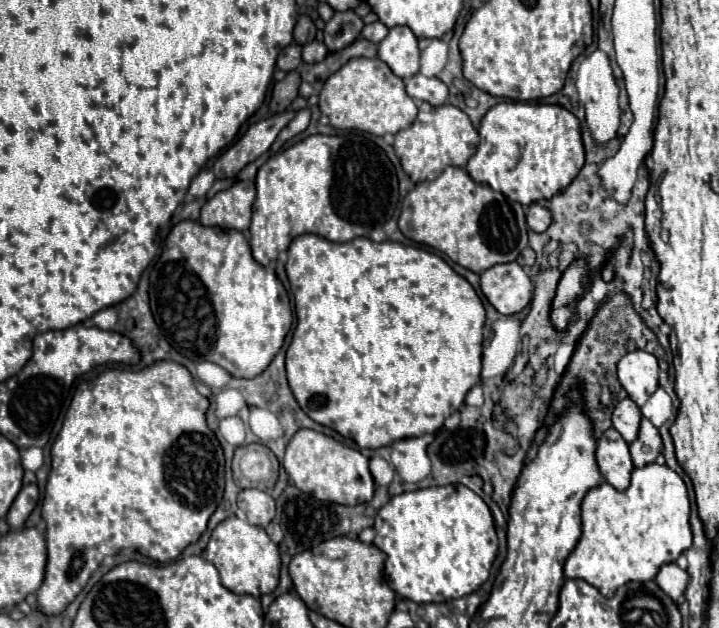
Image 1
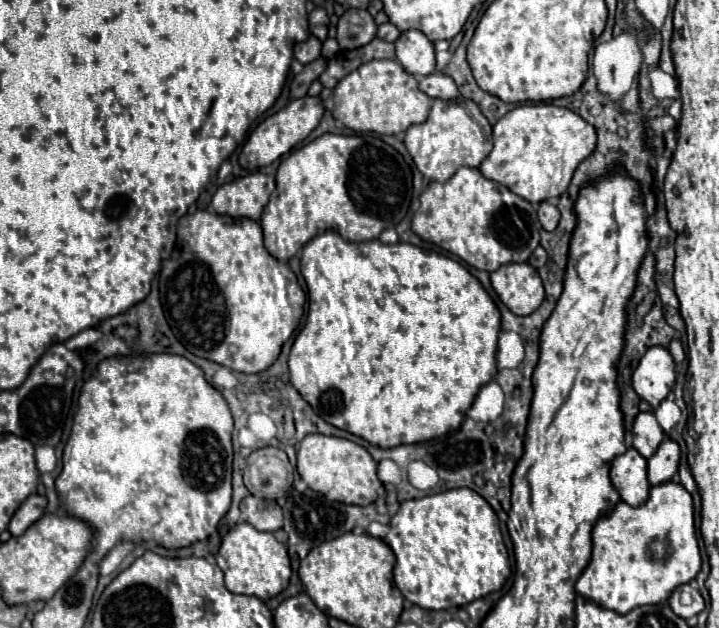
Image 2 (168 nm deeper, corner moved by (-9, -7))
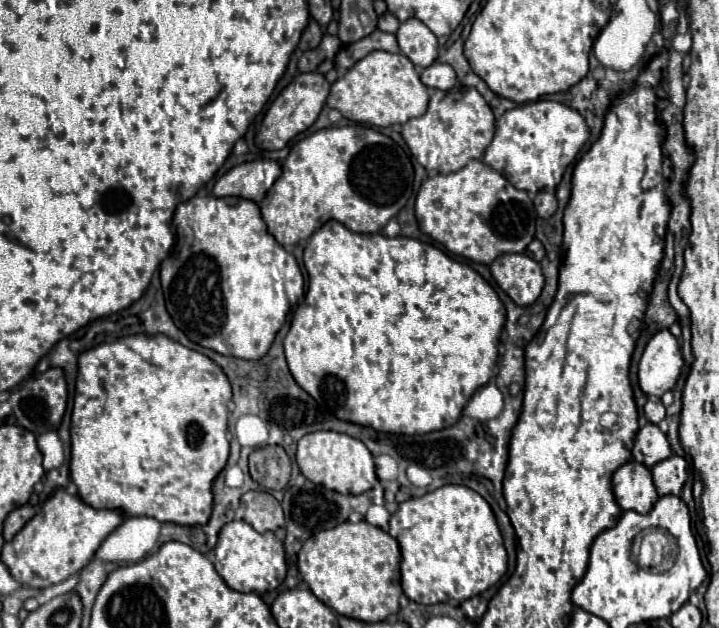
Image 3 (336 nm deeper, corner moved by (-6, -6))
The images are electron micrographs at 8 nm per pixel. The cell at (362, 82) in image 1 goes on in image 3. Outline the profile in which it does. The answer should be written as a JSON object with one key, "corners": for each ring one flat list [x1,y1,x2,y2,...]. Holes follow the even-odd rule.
{"corners":[[383,50,367,54,347,70,347,74,331,86,331,94,327,98,327,106,339,110,343,118,379,128,403,124,409,118,423,114,423,110,427,110,427,102,429,90,421,84,413,62,403,54,387,54]]}

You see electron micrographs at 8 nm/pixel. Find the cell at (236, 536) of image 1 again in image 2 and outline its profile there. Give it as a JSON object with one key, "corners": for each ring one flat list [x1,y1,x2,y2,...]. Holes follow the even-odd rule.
{"corners":[[236,523,222,539,218,551,218,565,224,571,226,587,232,593,252,595,262,601,276,597,288,587,290,581,290,559,284,543,278,543,272,533,262,533,250,527,250,523]]}

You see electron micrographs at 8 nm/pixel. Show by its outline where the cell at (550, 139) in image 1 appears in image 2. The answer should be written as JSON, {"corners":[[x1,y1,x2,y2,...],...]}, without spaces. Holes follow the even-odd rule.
{"corners":[[550,103,520,105,494,125,494,149,482,161,480,171,484,177,506,185,526,201,540,203,550,197,560,197,566,191,574,169,594,147,594,127,574,111]]}

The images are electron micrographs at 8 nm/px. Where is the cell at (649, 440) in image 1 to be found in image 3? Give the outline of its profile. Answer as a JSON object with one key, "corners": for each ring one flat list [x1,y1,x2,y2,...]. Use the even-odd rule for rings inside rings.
{"corners":[[669,456,651,466,657,494,679,494,687,480,687,462,681,456]]}

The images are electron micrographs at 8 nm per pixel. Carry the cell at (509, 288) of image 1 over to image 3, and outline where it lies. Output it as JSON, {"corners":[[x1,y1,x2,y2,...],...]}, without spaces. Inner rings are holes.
{"corners":[[503,254,491,264,491,274,497,286,517,304,533,304,545,284,541,266,527,254]]}

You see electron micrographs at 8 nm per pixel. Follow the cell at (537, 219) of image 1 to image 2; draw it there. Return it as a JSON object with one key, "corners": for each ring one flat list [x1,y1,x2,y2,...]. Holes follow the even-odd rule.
{"corners":[[542,201,540,207,538,207,538,219,540,219,540,223,546,231,554,231,558,221,560,221,560,211,558,211,556,205,552,205,548,201]]}

